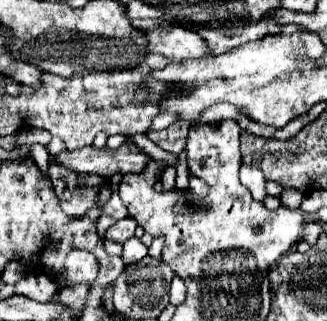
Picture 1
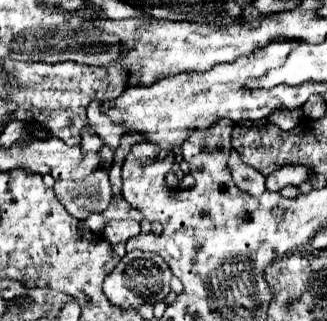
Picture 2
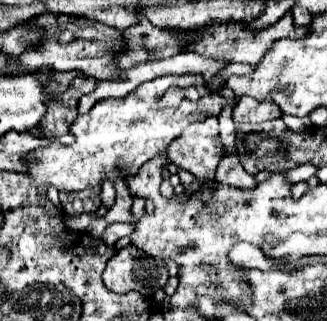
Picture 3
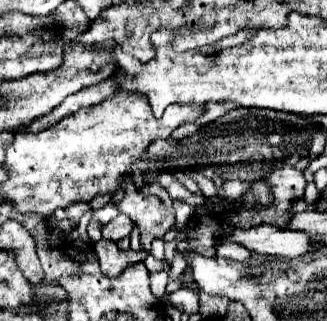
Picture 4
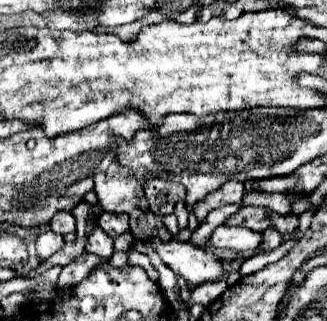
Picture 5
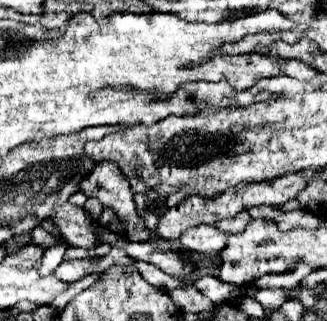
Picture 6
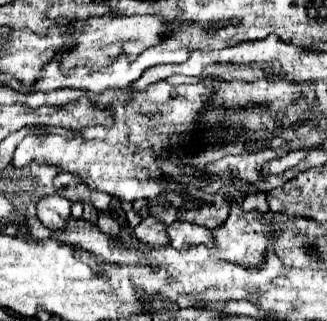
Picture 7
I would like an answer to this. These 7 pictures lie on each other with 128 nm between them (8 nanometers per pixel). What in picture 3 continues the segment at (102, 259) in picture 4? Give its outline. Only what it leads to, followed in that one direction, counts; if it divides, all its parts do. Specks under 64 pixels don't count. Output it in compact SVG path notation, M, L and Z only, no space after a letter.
M134 244L114 250L112 258L106 264L102 280L112 292L144 292L152 296L168 280L166 268L156 260L146 256Z

